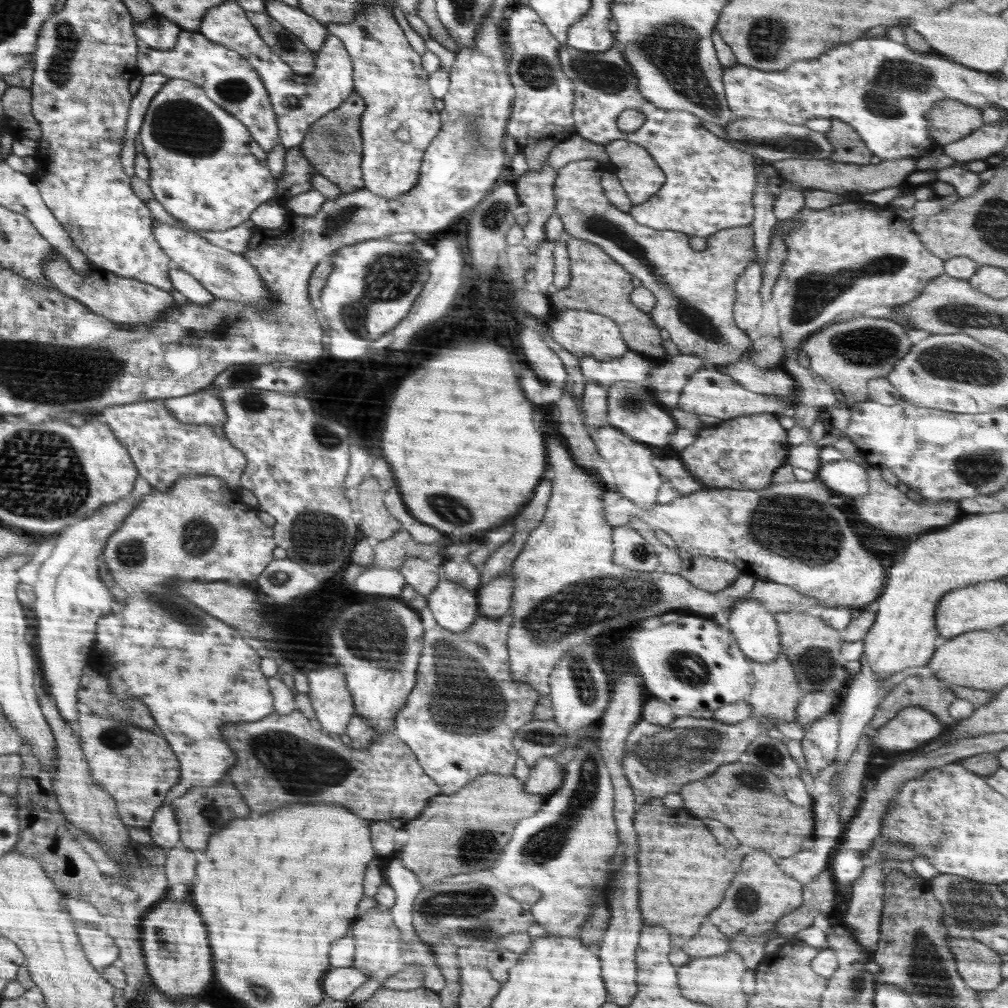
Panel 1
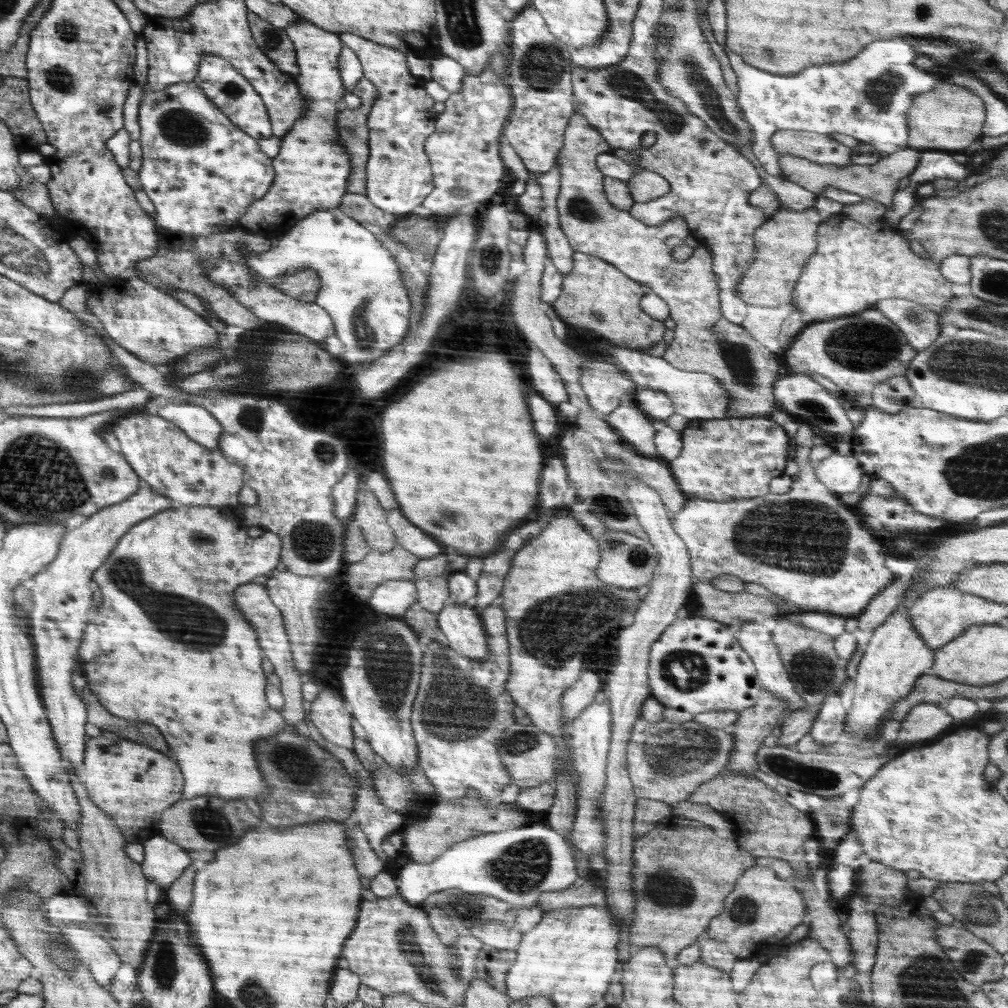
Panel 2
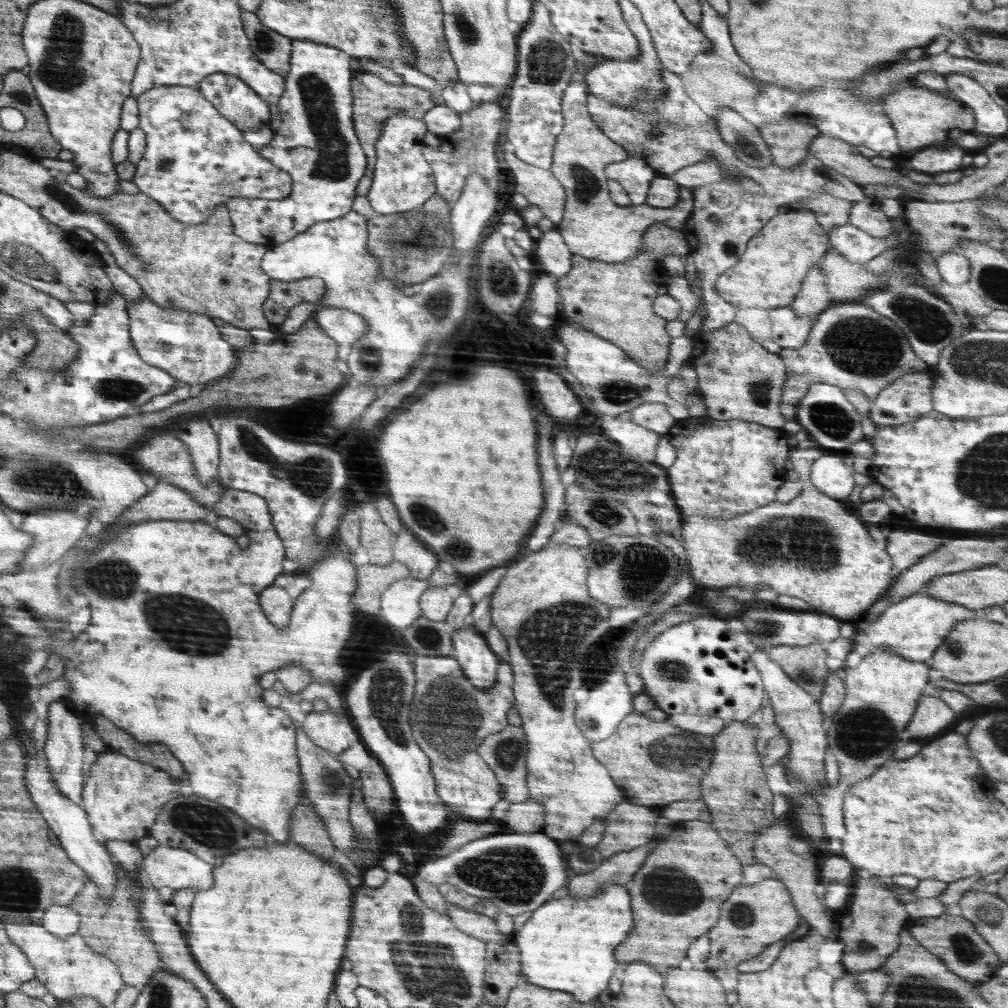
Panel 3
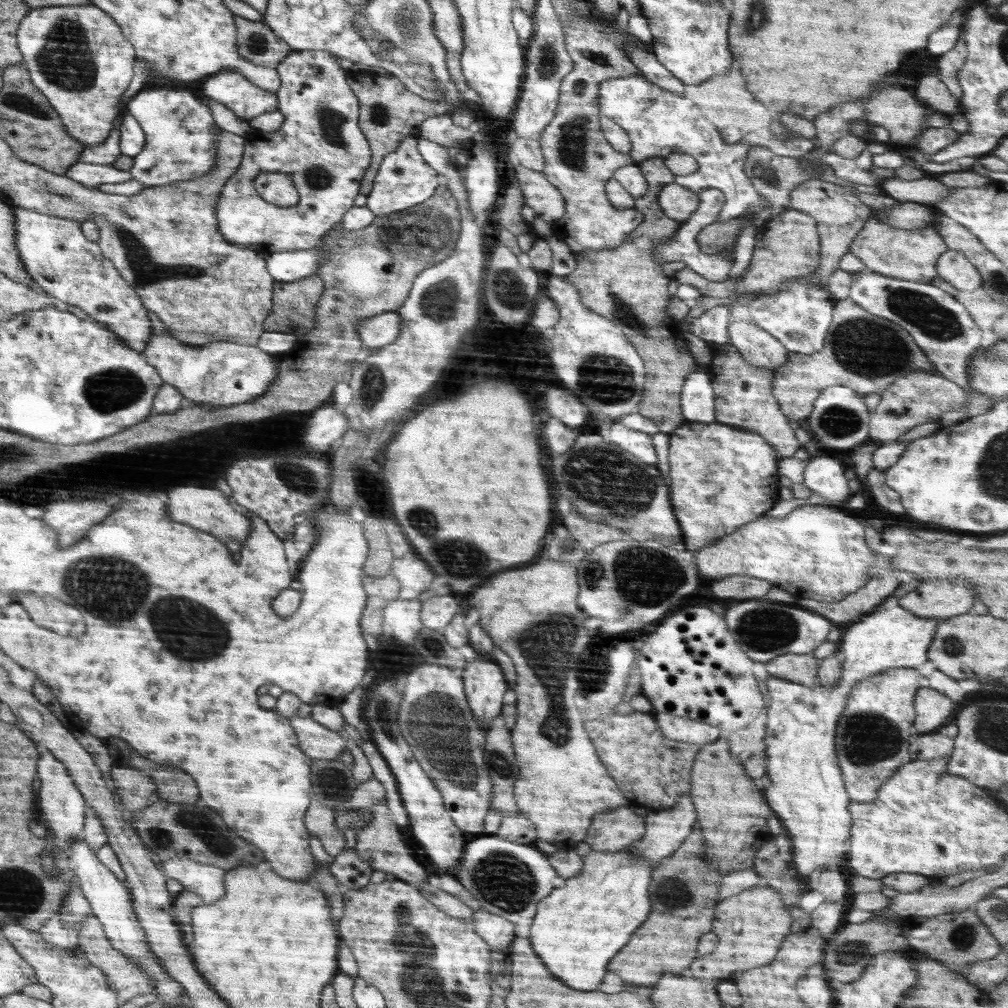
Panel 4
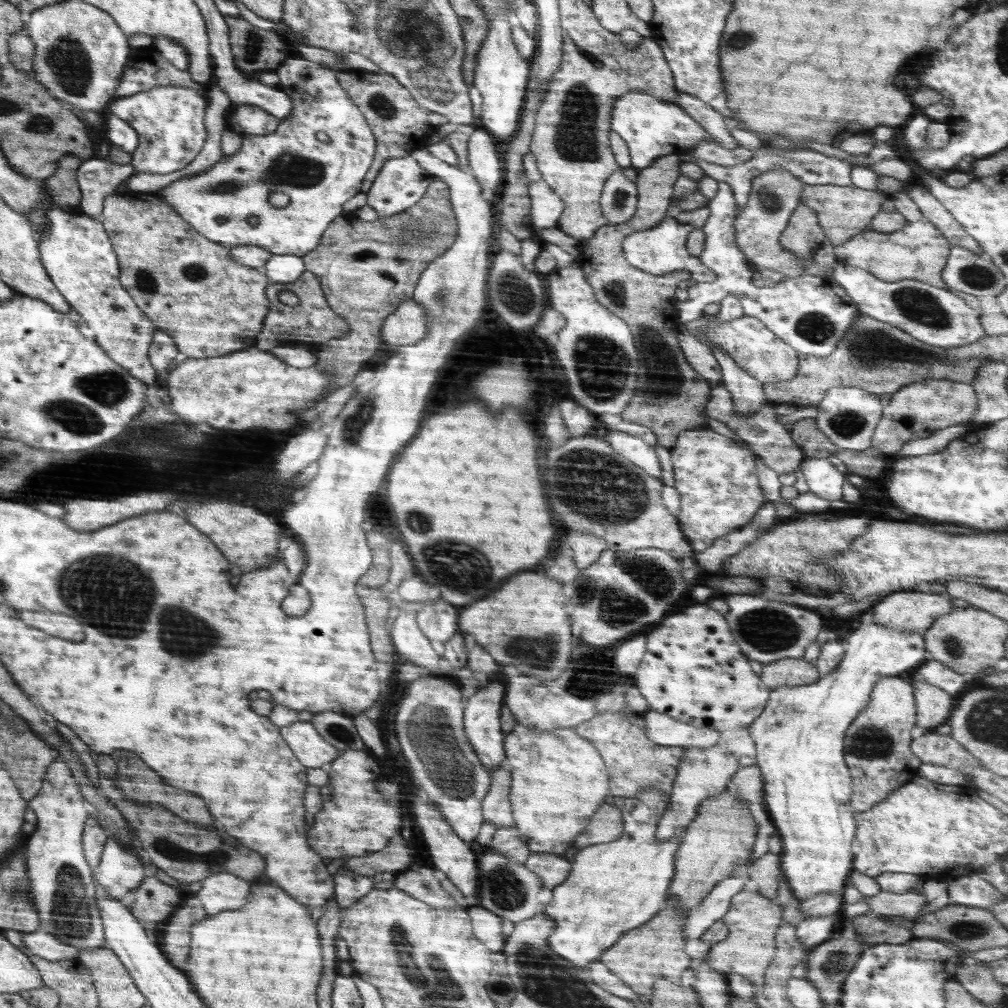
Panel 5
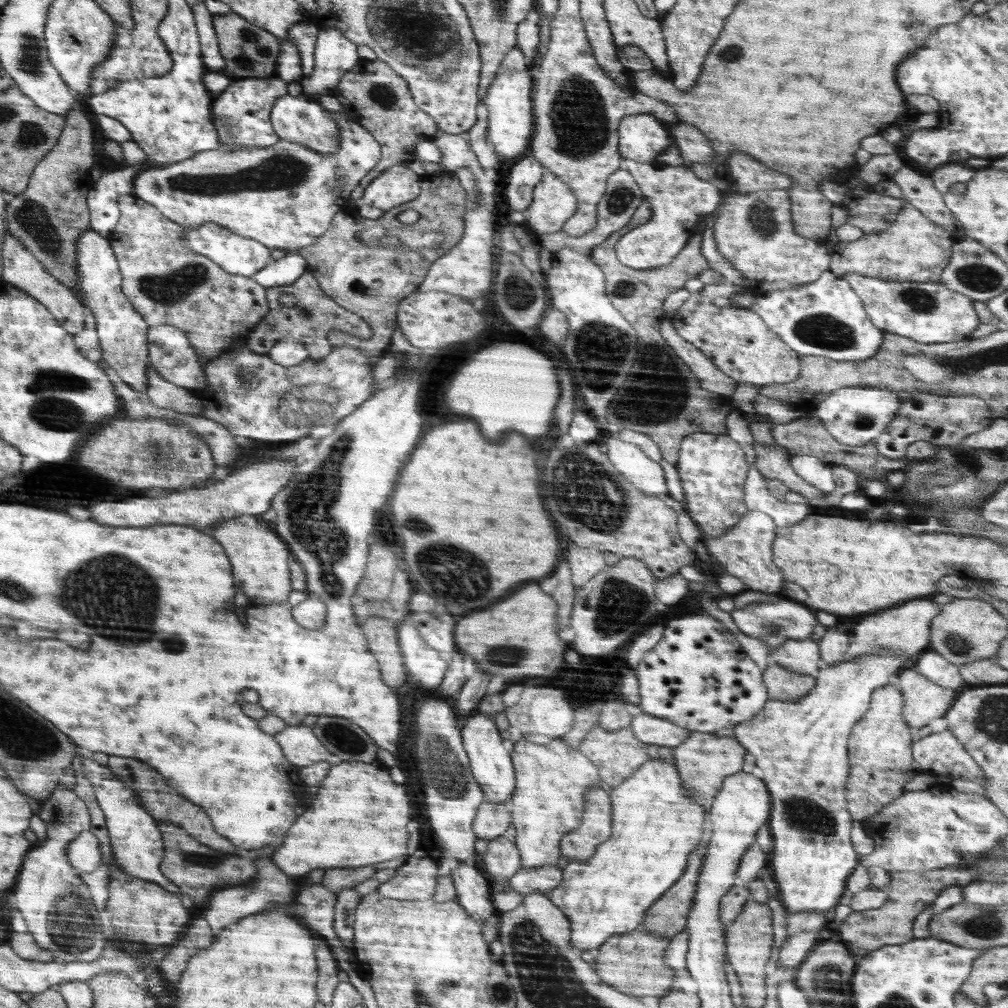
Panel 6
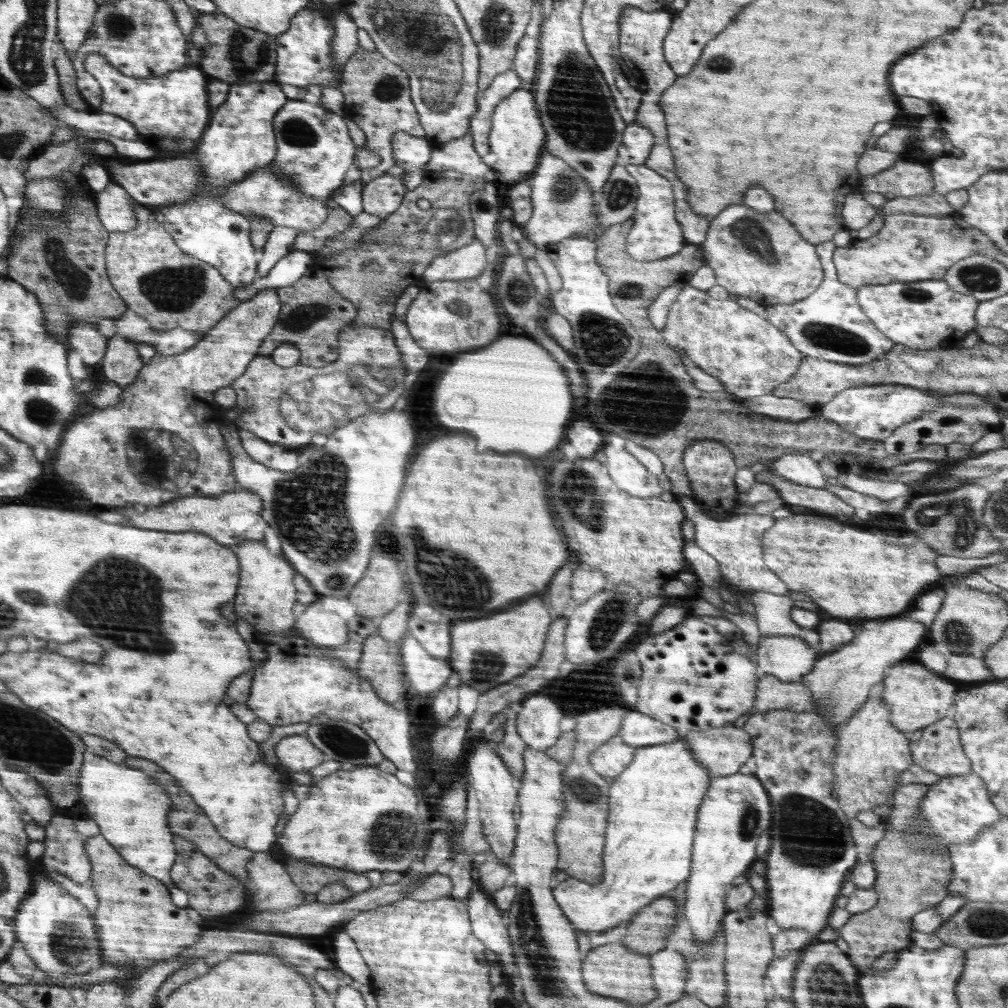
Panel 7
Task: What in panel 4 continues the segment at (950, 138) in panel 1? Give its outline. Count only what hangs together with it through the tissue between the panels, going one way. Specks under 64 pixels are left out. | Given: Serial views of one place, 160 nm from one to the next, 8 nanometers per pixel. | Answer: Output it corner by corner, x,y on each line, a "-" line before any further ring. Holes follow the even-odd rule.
900,88
880,90
876,96
866,100
870,100
870,104
864,108
864,118
869,124
880,125
888,130
891,146
912,142
914,136
918,140
928,127
927,118
936,112
914,98
913,92
904,96

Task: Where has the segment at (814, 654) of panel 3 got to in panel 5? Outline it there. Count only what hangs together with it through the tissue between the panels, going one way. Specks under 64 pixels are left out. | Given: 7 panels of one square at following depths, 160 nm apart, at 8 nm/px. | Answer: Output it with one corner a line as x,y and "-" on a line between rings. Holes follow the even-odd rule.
785,658
763,664
761,679
772,690
783,686
804,686
816,682
820,678
814,662
806,659

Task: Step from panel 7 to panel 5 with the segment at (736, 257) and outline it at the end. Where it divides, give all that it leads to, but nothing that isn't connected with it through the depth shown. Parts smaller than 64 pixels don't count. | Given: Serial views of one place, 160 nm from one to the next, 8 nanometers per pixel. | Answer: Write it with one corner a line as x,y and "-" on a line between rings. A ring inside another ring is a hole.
768,169
761,172
751,180
751,191
746,198
748,202
744,208
738,208
734,221
735,243
740,251
743,252
746,260
754,266
754,270
775,270
786,278
796,278
802,276
802,270
814,262
813,256
809,256
807,260
799,260
799,258
787,248
779,243
779,238
783,230
788,226
791,214
799,205
804,183
795,177
790,171
784,169

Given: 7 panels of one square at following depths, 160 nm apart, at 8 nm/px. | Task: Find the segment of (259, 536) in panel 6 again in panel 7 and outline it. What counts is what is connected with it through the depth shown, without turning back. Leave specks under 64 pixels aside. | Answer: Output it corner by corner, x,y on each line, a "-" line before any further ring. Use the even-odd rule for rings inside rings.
242,541
234,546
234,552
237,552
242,562
242,588
238,588
236,614
248,620
258,632
294,630
292,606
296,604
297,588
292,584
292,576
296,574
292,564
286,558
271,554
262,541

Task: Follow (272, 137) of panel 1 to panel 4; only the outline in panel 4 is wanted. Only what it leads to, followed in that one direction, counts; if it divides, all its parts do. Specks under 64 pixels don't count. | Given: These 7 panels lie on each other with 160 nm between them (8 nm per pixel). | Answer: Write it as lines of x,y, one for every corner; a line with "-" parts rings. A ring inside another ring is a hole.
226,70
200,83
200,94
227,106
247,123
266,112
278,110
277,93
254,86
240,71

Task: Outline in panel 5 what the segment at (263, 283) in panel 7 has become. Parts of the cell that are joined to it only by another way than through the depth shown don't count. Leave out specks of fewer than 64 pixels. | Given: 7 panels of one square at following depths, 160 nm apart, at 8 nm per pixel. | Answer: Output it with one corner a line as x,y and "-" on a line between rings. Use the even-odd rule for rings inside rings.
291,254
273,255
261,268
268,278
268,284
294,283
307,270
302,257

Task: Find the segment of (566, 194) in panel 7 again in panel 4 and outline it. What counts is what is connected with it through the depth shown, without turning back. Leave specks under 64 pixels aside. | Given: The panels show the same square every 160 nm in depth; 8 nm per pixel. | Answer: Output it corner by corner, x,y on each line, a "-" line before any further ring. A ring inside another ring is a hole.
517,163
515,177
525,197
525,204
534,210
535,218
552,224
565,213
564,197
543,172
530,170

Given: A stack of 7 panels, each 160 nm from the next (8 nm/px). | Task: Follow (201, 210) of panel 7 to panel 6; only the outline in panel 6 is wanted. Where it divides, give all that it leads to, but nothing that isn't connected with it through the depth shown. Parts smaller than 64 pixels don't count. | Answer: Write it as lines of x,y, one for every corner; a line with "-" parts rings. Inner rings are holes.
280,77
234,80
216,97
213,117
219,134
219,147
251,149
275,145
280,138
272,123
272,110
277,100
288,93
287,83
-
207,222
198,228
183,228
183,243
194,252
210,257
210,260
221,265
226,272
234,273
236,276
251,278
274,261
271,257
271,249
266,245
240,236
214,222

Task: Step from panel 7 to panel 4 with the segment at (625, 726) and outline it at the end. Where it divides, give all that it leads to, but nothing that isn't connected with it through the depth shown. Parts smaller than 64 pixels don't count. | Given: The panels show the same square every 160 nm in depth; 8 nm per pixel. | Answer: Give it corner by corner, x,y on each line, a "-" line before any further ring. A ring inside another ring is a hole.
654,713
655,723
660,732
675,741
697,744
710,744
722,736
717,726
701,720
692,720
686,717
674,716
672,713

